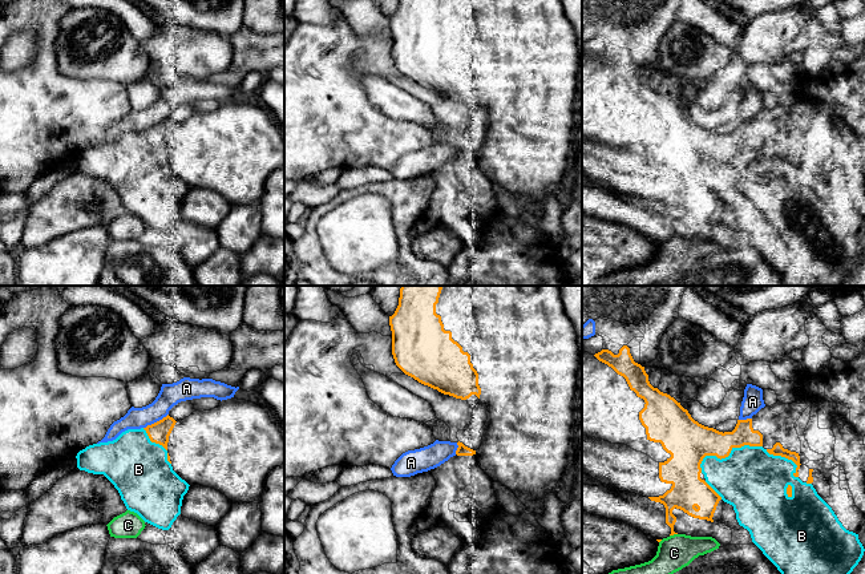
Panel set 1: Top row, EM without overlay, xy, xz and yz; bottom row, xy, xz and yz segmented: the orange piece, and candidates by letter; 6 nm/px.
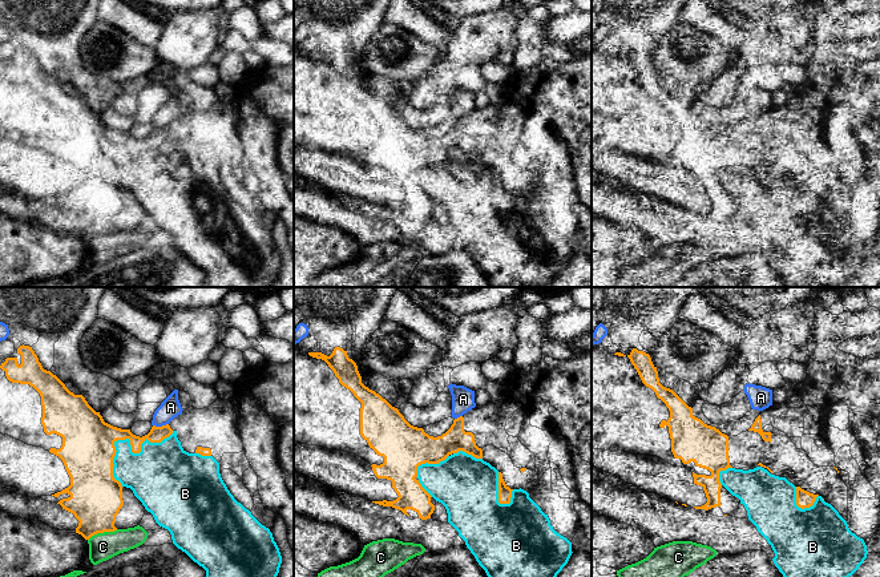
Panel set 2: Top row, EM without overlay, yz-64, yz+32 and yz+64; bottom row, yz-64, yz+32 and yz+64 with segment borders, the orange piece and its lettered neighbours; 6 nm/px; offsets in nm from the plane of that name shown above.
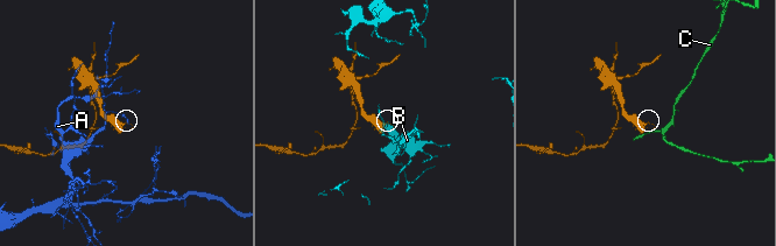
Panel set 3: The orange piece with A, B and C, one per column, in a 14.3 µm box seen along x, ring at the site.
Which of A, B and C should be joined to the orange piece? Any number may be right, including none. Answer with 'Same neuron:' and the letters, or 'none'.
Same neuron: B

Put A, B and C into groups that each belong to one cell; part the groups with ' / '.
A / B / C

